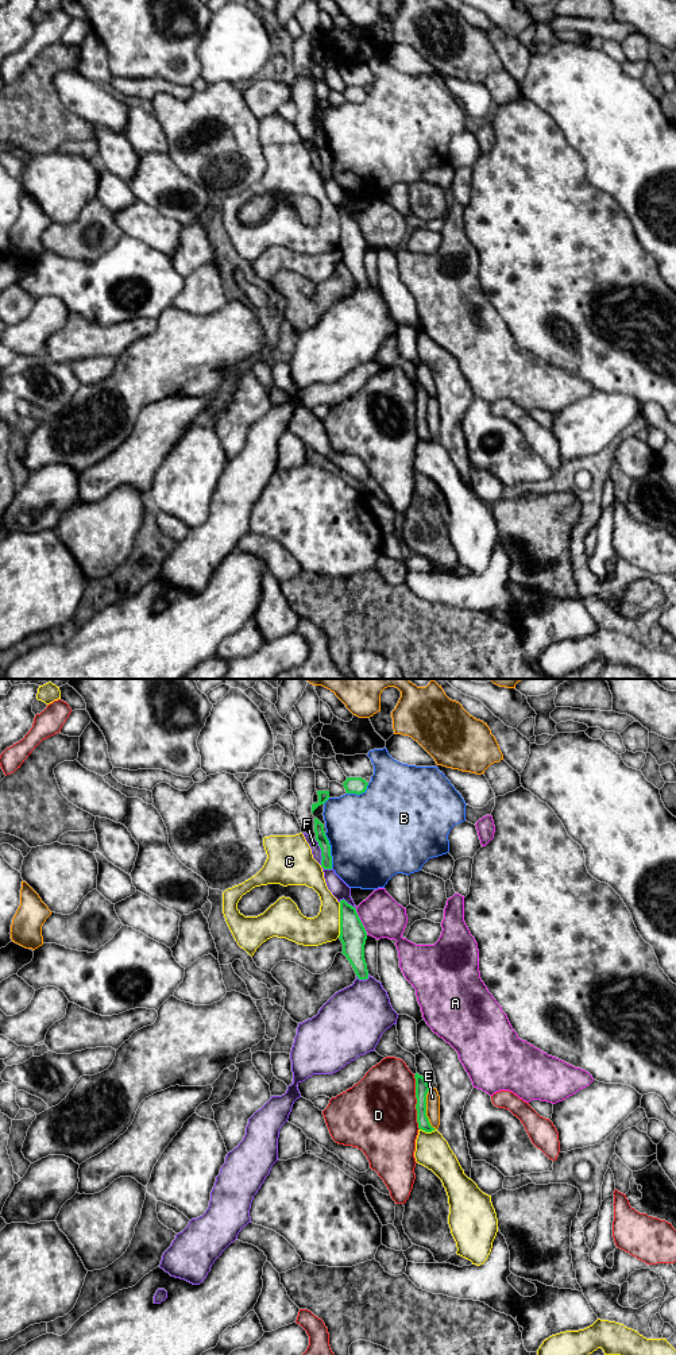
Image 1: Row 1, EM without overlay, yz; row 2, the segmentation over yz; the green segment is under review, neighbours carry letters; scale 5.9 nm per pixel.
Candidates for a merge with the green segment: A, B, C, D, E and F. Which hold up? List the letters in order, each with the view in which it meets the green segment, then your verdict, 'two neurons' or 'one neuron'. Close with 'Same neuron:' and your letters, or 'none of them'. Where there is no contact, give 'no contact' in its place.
A: contact in yz; two neurons
B: contact in yz; two neurons
C: contact in yz; two neurons
D: contact in yz; two neurons
E: contact in yz; two neurons
F: contact in yz; two neurons
Same neuron: none of them

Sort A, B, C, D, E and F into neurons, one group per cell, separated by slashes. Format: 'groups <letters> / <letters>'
groups A / B / C / D / E / F

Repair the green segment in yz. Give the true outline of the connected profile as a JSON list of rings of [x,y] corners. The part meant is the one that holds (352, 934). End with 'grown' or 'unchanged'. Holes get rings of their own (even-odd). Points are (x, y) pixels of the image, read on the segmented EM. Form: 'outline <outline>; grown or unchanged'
outline [[[344,899],[340,900],[340,935],[343,954],[352,965],[359,980],[368,978],[367,964],[364,960],[364,945],[367,931],[356,912],[356,908]]]; unchanged

